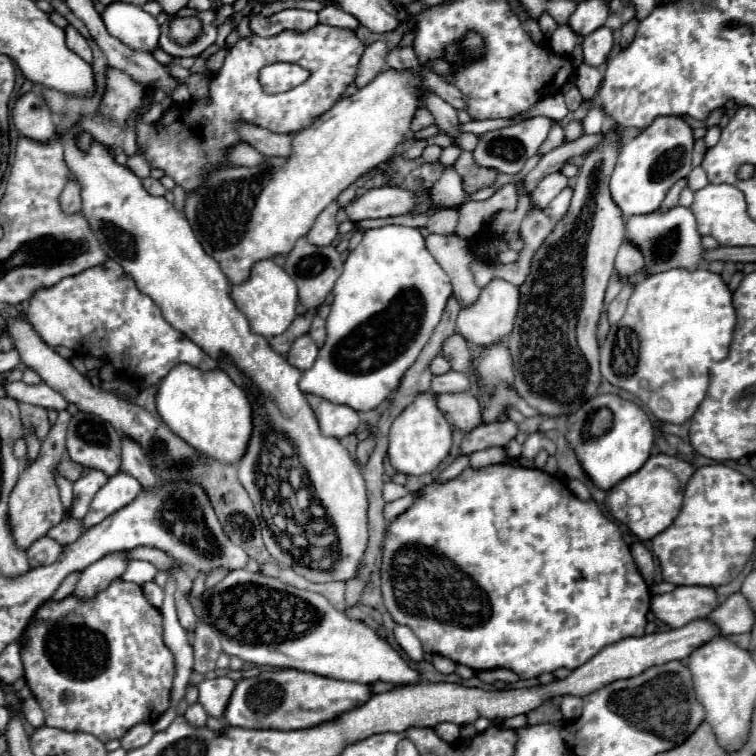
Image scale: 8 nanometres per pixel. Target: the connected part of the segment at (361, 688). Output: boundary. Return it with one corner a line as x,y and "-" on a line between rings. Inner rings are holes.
279,669
279,671
263,671
257,677
241,679
227,701
223,721
233,727
245,729
303,729
313,727
323,721
337,717
341,711
349,711
359,703
365,703
371,697
367,685
339,681
321,677
315,673
305,673
297,669

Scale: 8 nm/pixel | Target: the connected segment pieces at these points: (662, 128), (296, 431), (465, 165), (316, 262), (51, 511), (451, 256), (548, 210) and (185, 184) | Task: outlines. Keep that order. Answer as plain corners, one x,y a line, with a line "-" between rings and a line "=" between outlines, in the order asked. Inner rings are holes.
657,117
647,129
643,129
643,133
639,133
629,143
623,143
609,181
611,199
621,209
621,213
625,217
631,217
657,211
671,185
689,175
691,151
693,133
681,117
=
67,135
65,139
65,161
69,169
73,171
73,179
81,183
83,191
83,209
81,213
89,219
93,231
101,239
101,247
111,255
111,259
119,261
121,267
135,279
137,287
149,295
155,305
163,311
163,317
183,335
187,335
193,343
197,343
211,359
219,363
219,369
225,371
231,381
243,391
247,391
251,409
253,409
253,431
251,431
251,443
247,443
247,451
243,453
243,459
239,459
239,481
247,489
249,497
255,499
255,503
261,503
261,491
255,485
255,467
287,467
291,461
301,463
307,469
309,483
315,491
315,497
327,511
329,519
335,525
335,533
339,539
339,557
333,563
333,569
321,571
321,569
307,569
305,565
297,563
293,555
275,541
273,531
263,525
263,541
267,551
273,555
273,559
281,565
291,565
297,573
301,573
305,579
313,583
327,583
327,581
347,581
357,573
359,561
363,557
363,551
367,547
367,493
365,493
365,481
361,477
361,469
355,463
355,459
349,455
349,451
339,443
335,437
323,437
319,431
319,423
315,419
315,413
311,411
311,405
305,399
305,393
299,389
301,371
291,367
283,355
271,349
269,341
261,335
251,333
249,323
245,315
235,307
235,303
229,297
229,281
219,269
219,263
211,259
201,243
197,241
195,233
191,231
189,221
183,213
179,213
165,197
153,197
149,195
141,179
135,177
125,165
115,163
113,153
103,147
101,143
93,141
89,151
81,151
73,139
73,135
=
469,151
461,153
461,157
455,163
455,171
463,179
463,189
465,189
467,195
491,187
497,181
497,175
499,175
499,171
495,171
495,169
477,167
=
305,237
299,239
295,243
295,247
287,253
285,257
285,273
297,283
297,291
299,291
299,301
307,307
307,309
317,309
327,293
333,289
337,277
341,275
343,271
343,261
341,261
341,255
337,253
337,249
333,245
329,247
315,247
311,245
=
59,411
55,425
51,427
47,439
41,443
41,453
39,453
37,461
21,473
13,493
9,497
11,529
13,529
15,543
21,549
27,549
35,539
45,535
51,527
55,527
63,519
63,505
59,499
59,487
55,483
55,473
57,473
57,465
65,453
65,431
67,431
69,419
71,419
69,411
=
429,235
425,239
427,249
435,257
435,261
443,267
443,271
449,275
453,293
457,295
459,303
471,305
479,297
479,287
475,285
471,263
473,263
473,251
469,247
469,241
457,237
457,235
=
565,187
565,189
545,207
545,215
549,215
549,217
553,217
555,221
559,221
561,215
567,213
569,203
571,203
571,197
573,197
573,191
571,191
569,187
=
321,23
311,27
311,31
281,31
273,37
259,37
253,33
249,37
241,37
237,45
227,51
223,67
209,81
209,97
203,99
203,103
199,103
199,99
191,103
177,103
155,123
143,121
143,115
149,109
143,103
149,87
135,83
125,71
107,67
107,87
99,105
99,115
121,129
125,129
129,117
135,115
137,151
147,157
151,167
161,169
165,175
175,179
175,183
187,193
195,191
195,187
203,183
207,171
231,165
225,155
233,145
241,143
241,135
237,131
239,123
255,123
257,127
291,135
309,127
319,115
329,111
341,99
347,85
353,83
363,51
365,43
355,35
355,31
343,31
341,27
327,27
-
279,61
301,65
309,71
309,79
289,93
269,95
259,83
259,71
265,65

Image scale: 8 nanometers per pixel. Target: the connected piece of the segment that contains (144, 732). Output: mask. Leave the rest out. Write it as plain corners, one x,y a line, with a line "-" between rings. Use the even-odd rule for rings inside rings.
139,723
135,727
131,727
123,737
121,737
121,747
125,751
131,751
131,749
137,749
137,747
143,747
151,741
153,737
153,727
149,723

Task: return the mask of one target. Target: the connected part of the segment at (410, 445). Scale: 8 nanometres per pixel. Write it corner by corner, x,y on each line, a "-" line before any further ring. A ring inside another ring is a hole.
423,393
419,395
391,425
389,429
389,449
387,457
389,463
403,475
423,475
431,473
439,467
439,463
451,451
451,425
447,423
445,415
439,411
435,395

